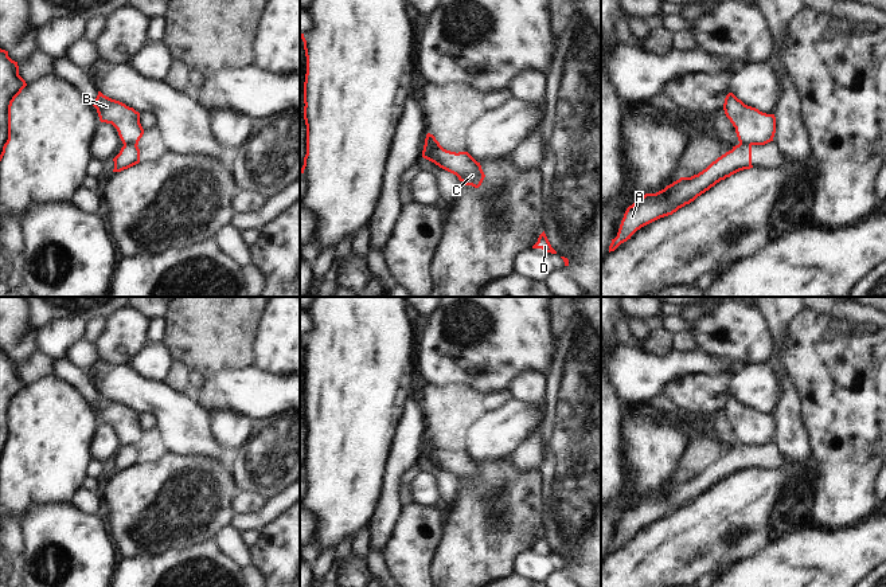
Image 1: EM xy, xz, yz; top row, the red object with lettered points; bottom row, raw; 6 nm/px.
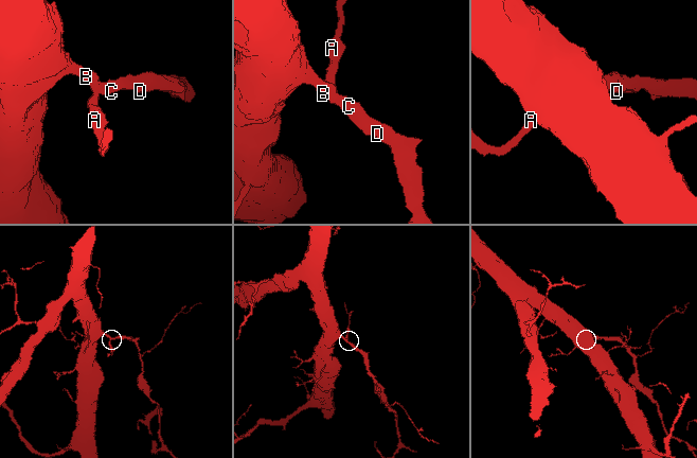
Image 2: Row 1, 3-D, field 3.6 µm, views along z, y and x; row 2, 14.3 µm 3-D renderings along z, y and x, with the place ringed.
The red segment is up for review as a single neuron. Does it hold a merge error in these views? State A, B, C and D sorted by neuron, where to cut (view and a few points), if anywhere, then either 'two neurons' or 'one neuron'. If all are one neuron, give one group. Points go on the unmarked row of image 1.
A / B C D | xy (124, 445), (132, 443), (136, 447) | two neurons

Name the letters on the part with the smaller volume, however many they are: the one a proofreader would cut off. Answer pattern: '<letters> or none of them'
A.

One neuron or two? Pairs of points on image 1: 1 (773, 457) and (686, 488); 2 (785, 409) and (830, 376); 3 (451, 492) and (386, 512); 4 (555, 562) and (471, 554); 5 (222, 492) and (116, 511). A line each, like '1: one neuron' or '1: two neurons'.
1: one neuron
2: two neurons
3: two neurons
4: two neurons
5: one neuron

